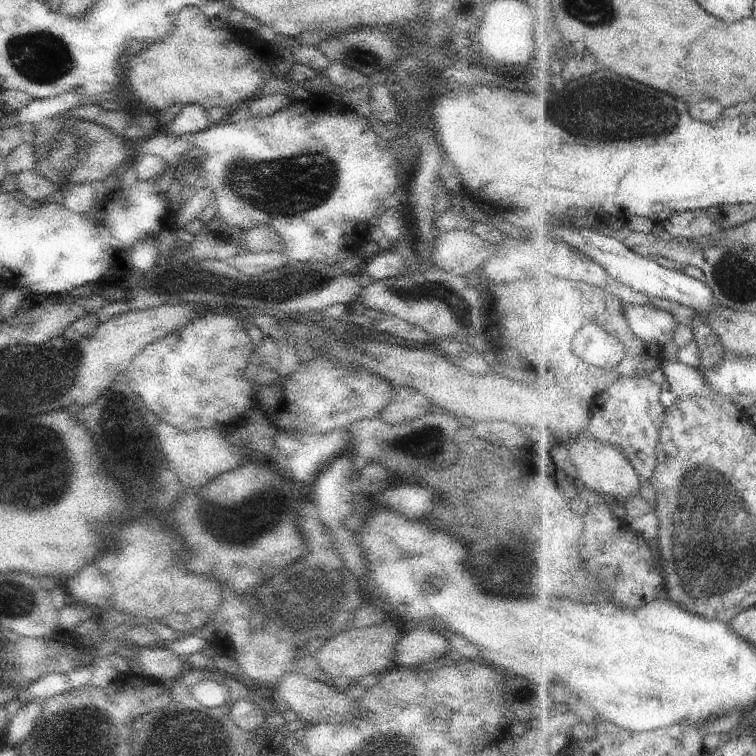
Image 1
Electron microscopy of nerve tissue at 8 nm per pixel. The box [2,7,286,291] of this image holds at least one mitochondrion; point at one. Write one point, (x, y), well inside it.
(40, 58)

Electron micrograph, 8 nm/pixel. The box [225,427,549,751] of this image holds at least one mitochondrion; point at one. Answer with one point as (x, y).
(296, 605)

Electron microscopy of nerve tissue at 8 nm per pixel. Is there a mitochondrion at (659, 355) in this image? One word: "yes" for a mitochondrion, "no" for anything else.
no

